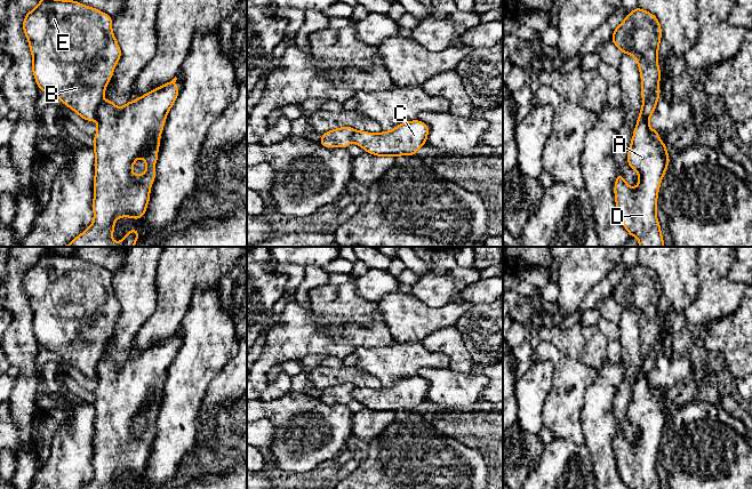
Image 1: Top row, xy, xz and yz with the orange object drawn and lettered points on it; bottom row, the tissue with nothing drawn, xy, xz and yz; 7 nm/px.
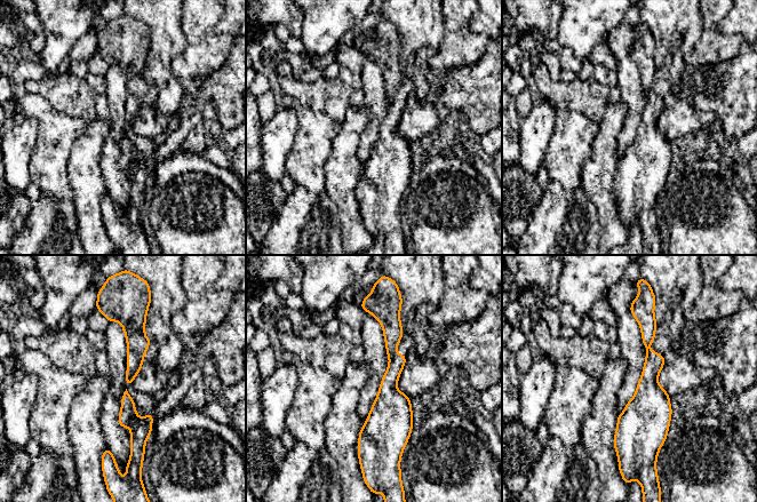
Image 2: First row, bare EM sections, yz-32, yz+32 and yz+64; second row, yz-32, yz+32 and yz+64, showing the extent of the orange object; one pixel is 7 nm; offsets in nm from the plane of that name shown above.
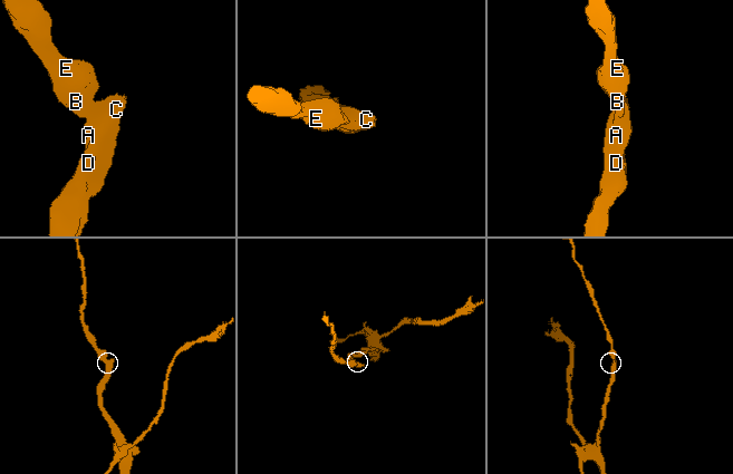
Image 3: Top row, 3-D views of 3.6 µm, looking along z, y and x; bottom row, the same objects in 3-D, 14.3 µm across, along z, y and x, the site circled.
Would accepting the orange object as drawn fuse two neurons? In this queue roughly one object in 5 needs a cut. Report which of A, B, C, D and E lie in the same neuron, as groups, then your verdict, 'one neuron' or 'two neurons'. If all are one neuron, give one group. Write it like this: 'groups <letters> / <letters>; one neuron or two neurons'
groups A C D / B E; two neurons

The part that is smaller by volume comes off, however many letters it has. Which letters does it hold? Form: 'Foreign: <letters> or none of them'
Foreign: B, E

